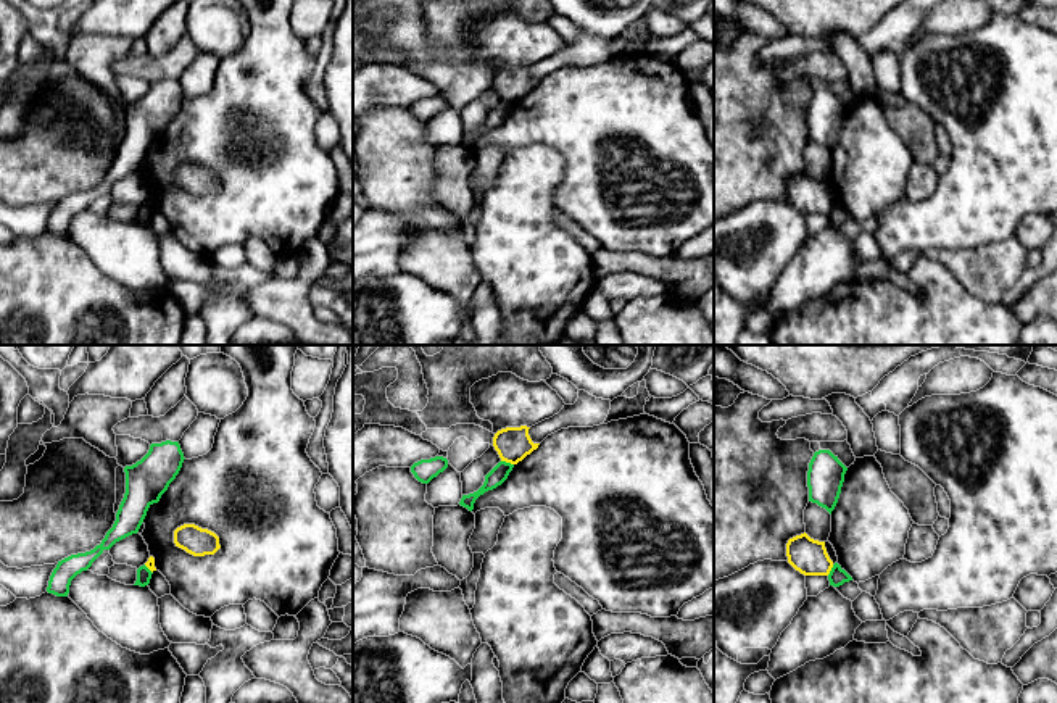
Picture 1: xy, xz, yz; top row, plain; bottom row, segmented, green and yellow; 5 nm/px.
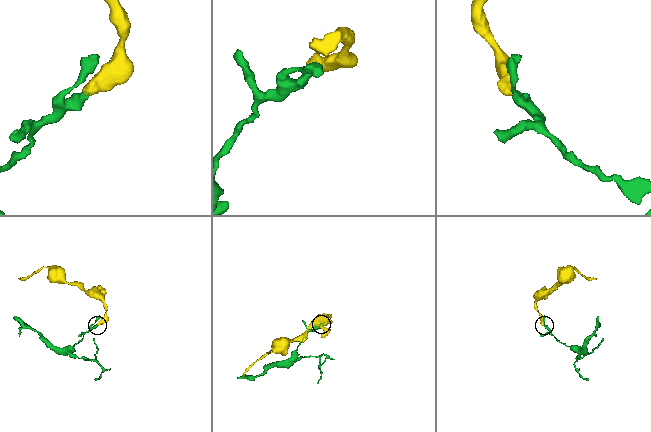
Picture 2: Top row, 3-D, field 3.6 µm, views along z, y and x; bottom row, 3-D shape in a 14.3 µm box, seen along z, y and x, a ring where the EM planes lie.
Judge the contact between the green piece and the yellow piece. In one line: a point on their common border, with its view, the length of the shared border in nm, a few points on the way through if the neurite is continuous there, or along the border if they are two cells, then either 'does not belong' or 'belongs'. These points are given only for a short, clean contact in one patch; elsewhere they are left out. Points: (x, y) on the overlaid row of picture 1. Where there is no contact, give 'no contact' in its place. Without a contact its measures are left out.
meets green in xz at (508, 463); contact 70 nm long; border along xz (501, 460), (513, 465); does not belong

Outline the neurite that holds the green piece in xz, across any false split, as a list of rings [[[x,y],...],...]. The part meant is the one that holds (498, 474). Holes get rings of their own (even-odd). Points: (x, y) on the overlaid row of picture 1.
[[[499,461],[487,476],[485,476],[485,482],[483,485],[474,492],[474,493],[469,493],[469,495],[462,495],[459,505],[467,508],[469,511],[474,510],[474,503],[475,500],[483,495],[485,492],[488,490],[493,490],[496,489],[498,485],[501,485],[509,472],[512,471],[514,464],[511,463],[506,463],[506,461]]]

